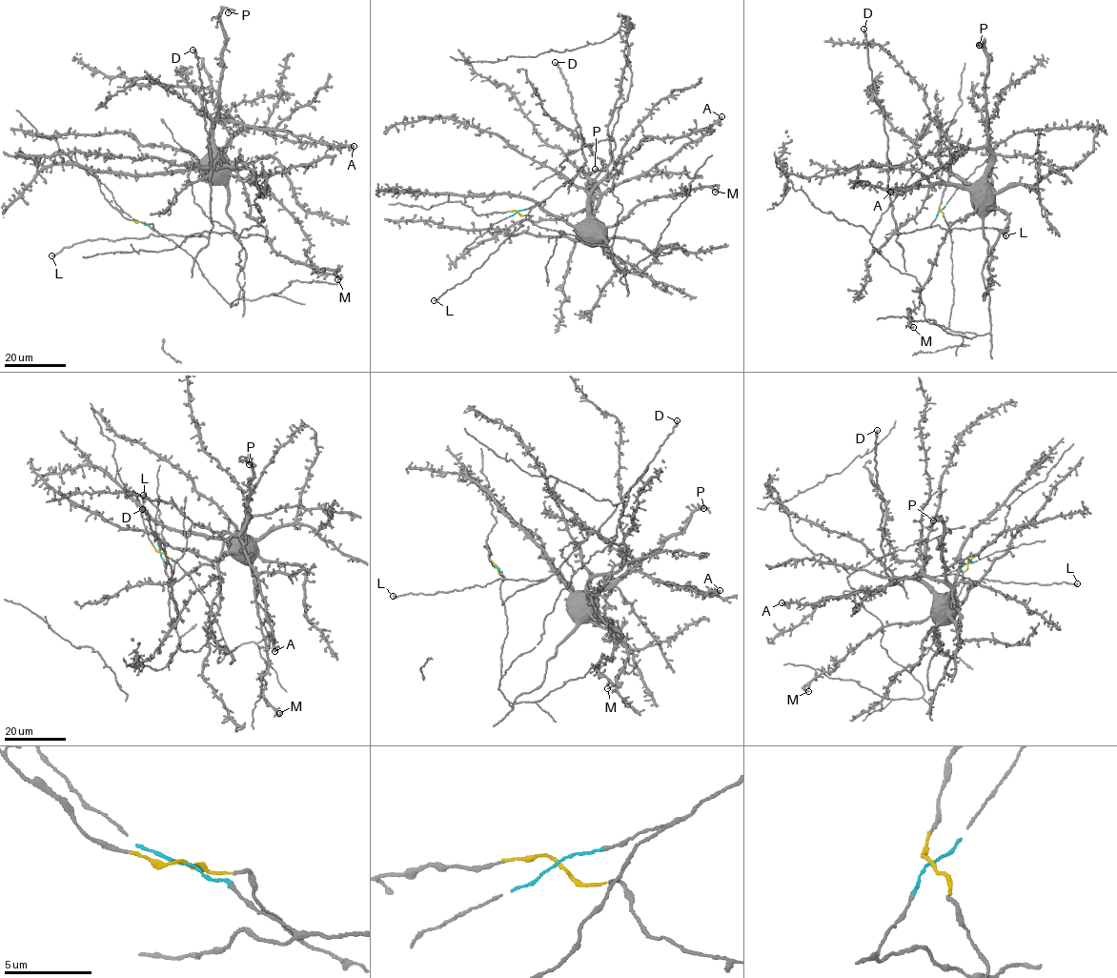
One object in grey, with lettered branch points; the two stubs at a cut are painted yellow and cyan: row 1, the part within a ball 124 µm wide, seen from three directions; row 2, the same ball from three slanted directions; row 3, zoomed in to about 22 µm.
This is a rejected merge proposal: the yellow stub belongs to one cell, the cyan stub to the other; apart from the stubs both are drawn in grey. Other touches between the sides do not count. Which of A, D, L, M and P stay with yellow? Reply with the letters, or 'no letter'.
A, M, P

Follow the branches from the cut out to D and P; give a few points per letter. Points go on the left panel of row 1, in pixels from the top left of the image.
D: (140, 222), (167, 235), (206, 237), (213, 225), (205, 99), (192, 50)
P: (140, 222), (195, 260), (231, 306), (241, 298), (245, 250), (213, 131), (227, 12)

